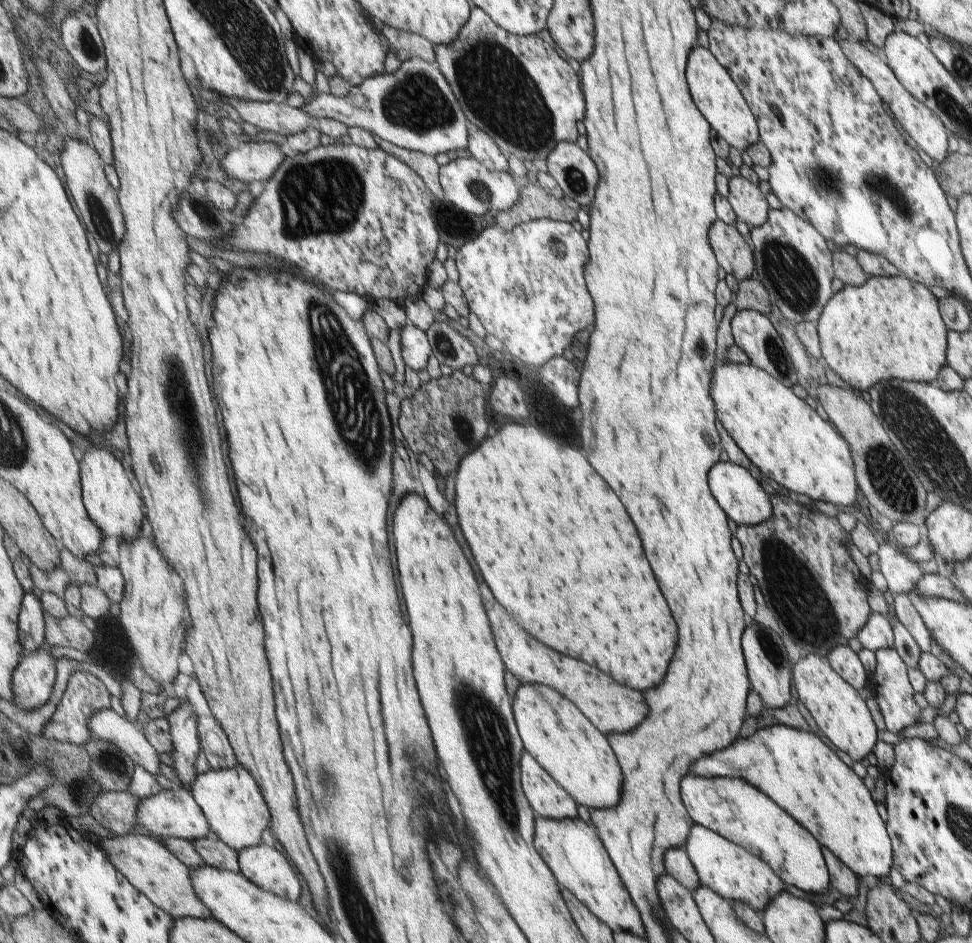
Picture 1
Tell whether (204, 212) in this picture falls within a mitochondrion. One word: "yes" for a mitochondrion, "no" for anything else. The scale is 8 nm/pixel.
yes

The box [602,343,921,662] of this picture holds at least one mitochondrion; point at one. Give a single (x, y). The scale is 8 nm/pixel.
(831, 629)

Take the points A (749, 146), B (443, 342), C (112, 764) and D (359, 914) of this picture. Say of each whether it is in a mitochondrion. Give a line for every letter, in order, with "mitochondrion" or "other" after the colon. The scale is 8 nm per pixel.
A: other
B: mitochondrion
C: mitochondrion
D: mitochondrion

